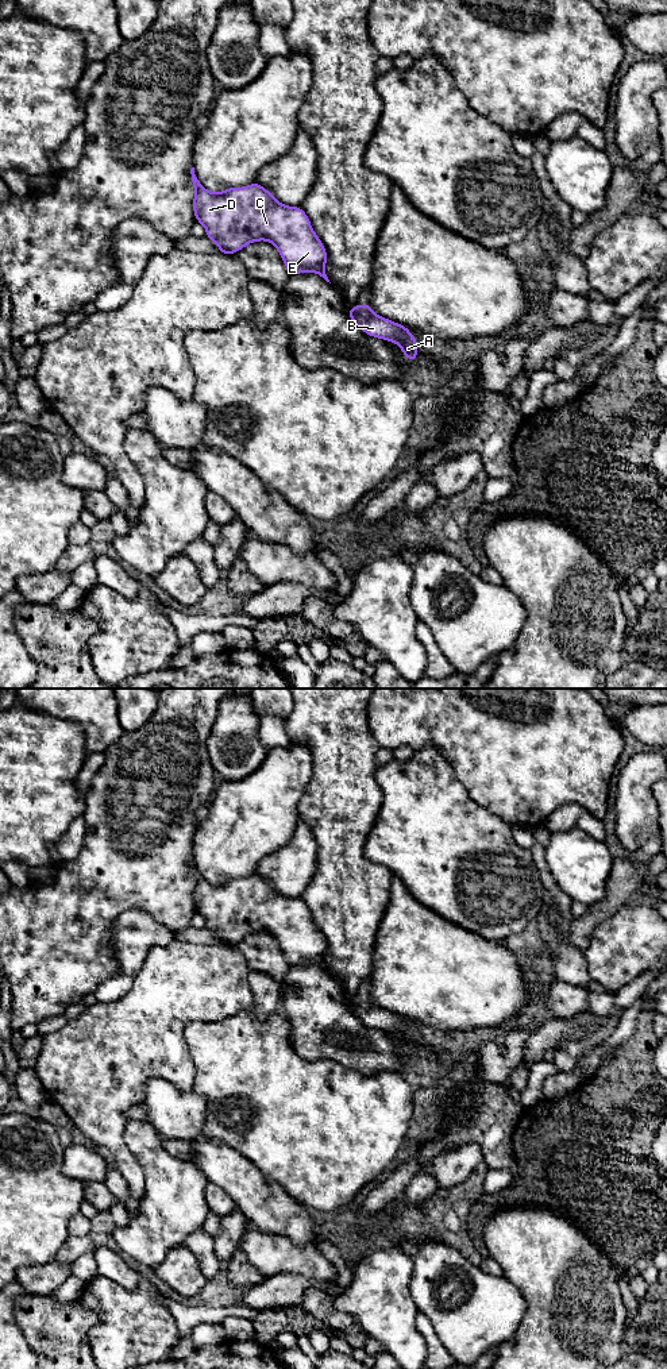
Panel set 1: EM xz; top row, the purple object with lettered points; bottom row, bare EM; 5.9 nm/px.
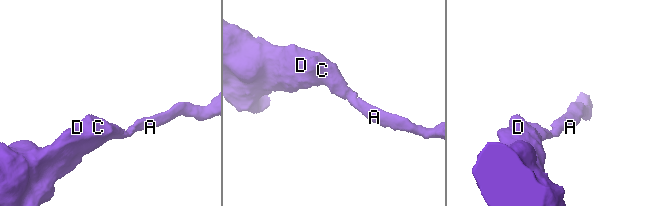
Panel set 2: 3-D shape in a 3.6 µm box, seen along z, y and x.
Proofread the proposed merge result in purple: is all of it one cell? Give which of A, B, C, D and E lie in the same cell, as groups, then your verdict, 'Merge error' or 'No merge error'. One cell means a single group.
Groups: A B C D E. No merge error

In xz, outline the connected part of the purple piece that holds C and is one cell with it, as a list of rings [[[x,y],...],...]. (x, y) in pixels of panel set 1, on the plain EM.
[[[190,860],[194,879],[193,903],[196,913],[207,921],[223,946],[231,948],[251,933],[269,932],[278,941],[290,967],[312,963],[329,973],[325,965],[327,941],[315,925],[309,909],[301,898],[286,898],[275,891],[261,875],[252,874],[243,879],[227,879],[221,884],[207,882]]]

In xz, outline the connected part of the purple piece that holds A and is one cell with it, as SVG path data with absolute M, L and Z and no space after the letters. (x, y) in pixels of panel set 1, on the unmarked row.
M363 992L362 998L352 996L348 1009L366 1026L397 1034L410 1054L419 1052L416 1040L420 1036L409 1019L374 1004L369 992Z

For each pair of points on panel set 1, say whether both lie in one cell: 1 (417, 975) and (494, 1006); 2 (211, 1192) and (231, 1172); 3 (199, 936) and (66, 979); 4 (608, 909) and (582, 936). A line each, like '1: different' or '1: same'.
1: same
2: different
3: different
4: same

